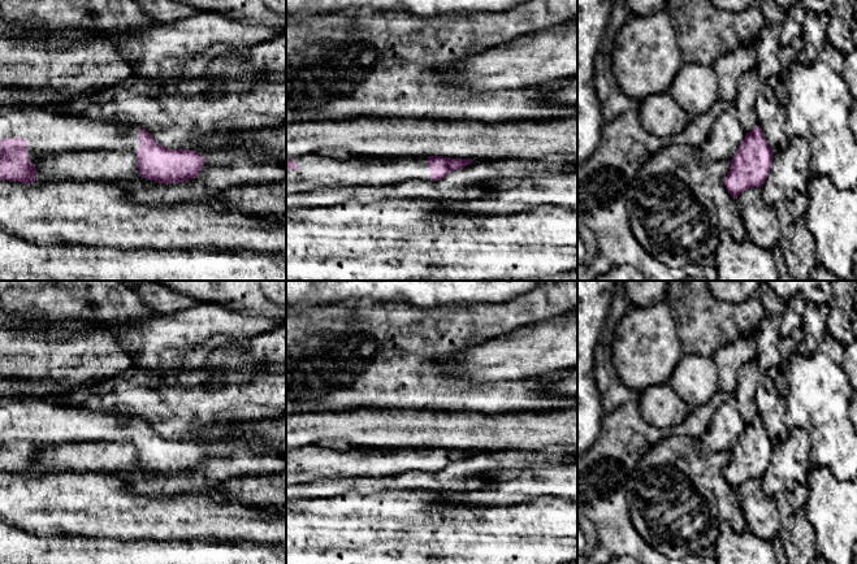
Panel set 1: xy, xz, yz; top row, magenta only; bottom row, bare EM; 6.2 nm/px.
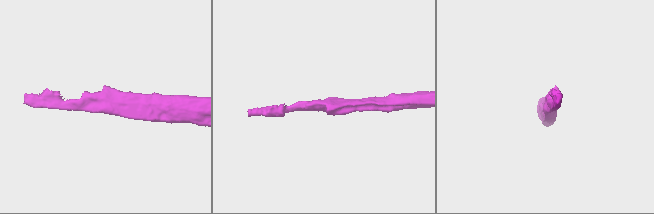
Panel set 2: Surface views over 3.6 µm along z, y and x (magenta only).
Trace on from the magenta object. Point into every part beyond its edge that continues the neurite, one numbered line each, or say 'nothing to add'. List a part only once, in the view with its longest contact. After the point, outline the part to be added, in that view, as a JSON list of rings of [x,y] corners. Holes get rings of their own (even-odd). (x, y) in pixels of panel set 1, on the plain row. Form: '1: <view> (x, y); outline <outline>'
1: xy (48, 425); outline [[[0,398],[0,430],[21,429],[27,433],[27,448],[36,456],[46,448],[66,443],[137,443],[137,424],[139,418],[118,420],[112,415],[94,412],[87,408],[62,407],[47,400],[31,398],[10,398],[7,403]]]

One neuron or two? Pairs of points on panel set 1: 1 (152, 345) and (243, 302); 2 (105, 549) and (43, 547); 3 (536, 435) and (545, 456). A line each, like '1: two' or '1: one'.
1: two
2: one
3: two

